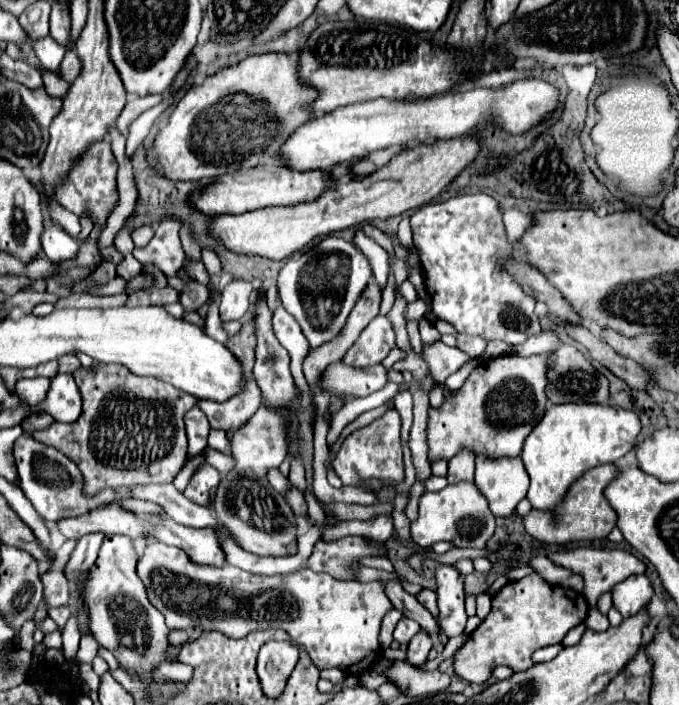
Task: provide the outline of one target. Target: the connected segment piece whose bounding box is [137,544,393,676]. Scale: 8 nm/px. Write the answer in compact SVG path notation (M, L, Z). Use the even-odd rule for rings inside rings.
M149 544L147 550L143 552L143 556L139 558L141 562L137 564L137 574L141 576L145 588L147 588L147 594L149 594L149 600L151 604L165 616L165 622L171 630L195 630L197 626L201 630L217 630L217 632L223 632L225 636L229 638L241 638L241 636L247 636L251 634L253 630L267 630L267 628L281 628L285 630L295 642L303 644L305 650L309 652L313 664L323 670L323 668L339 668L351 676L359 676L359 674L365 674L373 668L377 656L381 654L381 648L379 648L379 630L381 630L381 620L383 616L393 608L391 600L385 596L385 584L381 582L367 582L367 584L361 584L361 582L341 582L341 580L335 580L333 576L329 574L317 574L317 572L311 572L309 568L303 568L301 572L293 572L293 574L275 574L275 576L259 576L259 574L251 574L251 572L245 572L241 568L235 568L235 566L221 566L221 568L215 568L215 566L199 566L195 562L189 560L189 556L181 550L181 548L175 548L175 546L167 546L167 544Z

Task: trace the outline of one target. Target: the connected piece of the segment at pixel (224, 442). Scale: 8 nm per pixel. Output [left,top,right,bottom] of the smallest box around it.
[207,428,229,452]

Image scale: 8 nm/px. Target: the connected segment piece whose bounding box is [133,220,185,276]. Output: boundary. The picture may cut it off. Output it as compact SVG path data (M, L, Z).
M163 220L155 230L153 240L145 248L134 248L133 256L141 264L145 262L155 264L165 276L175 276L185 260L181 240L179 240L179 228L181 228L179 222Z

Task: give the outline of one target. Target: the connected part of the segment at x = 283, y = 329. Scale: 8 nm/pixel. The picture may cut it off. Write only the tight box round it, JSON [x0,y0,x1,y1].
[273,300,313,410]

